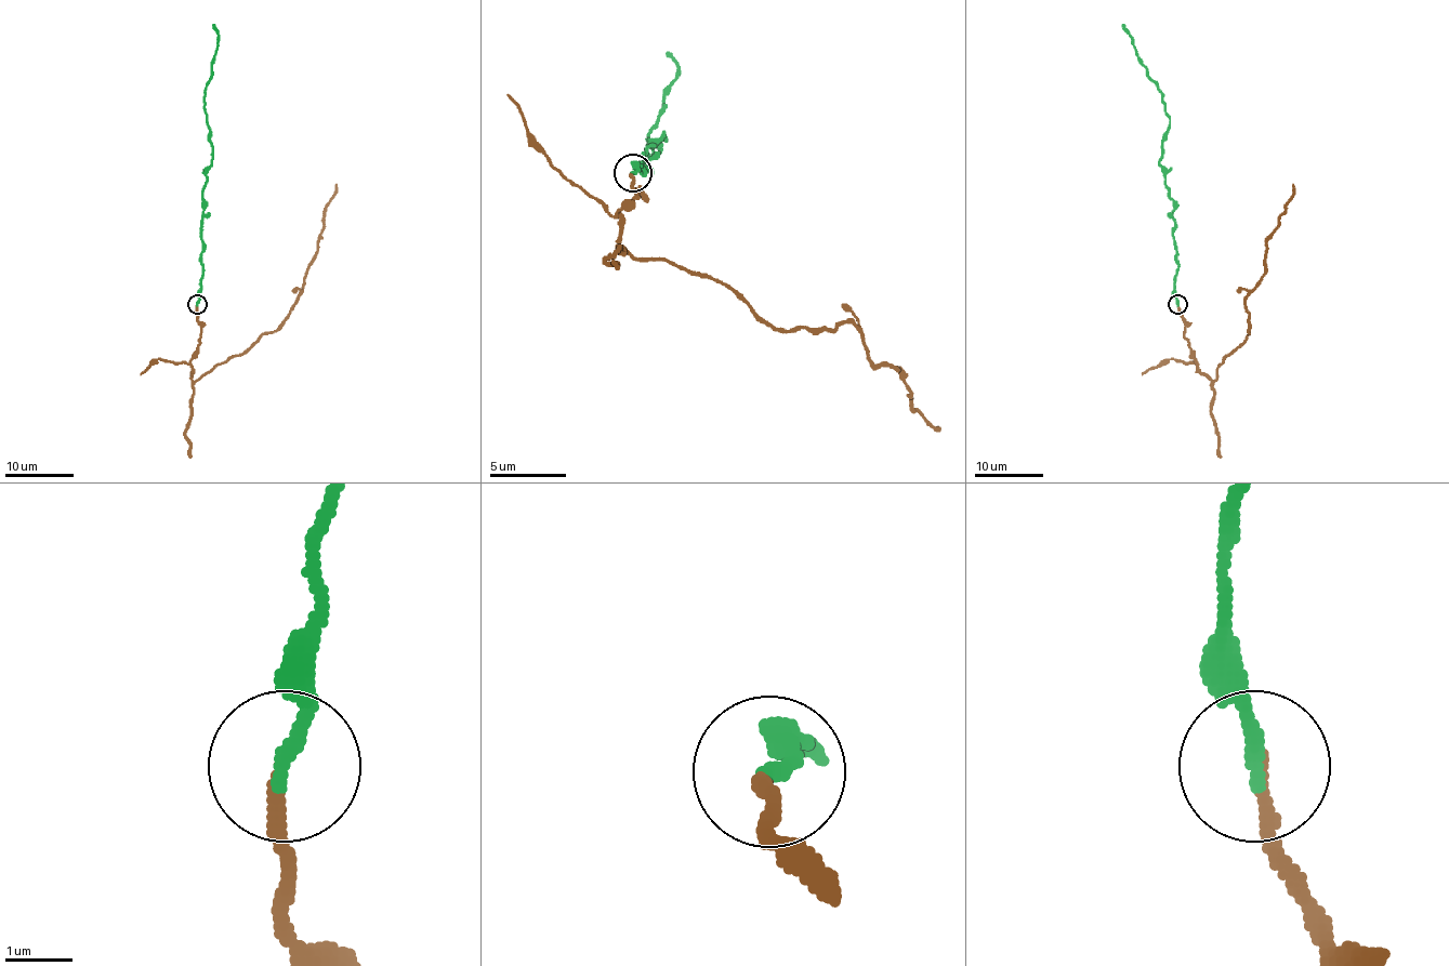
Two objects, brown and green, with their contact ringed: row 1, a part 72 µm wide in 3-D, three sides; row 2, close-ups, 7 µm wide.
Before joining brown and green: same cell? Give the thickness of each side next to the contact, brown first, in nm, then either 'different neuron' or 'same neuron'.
180 nm thick on the brown side, 240 nm on the other; same neuron

